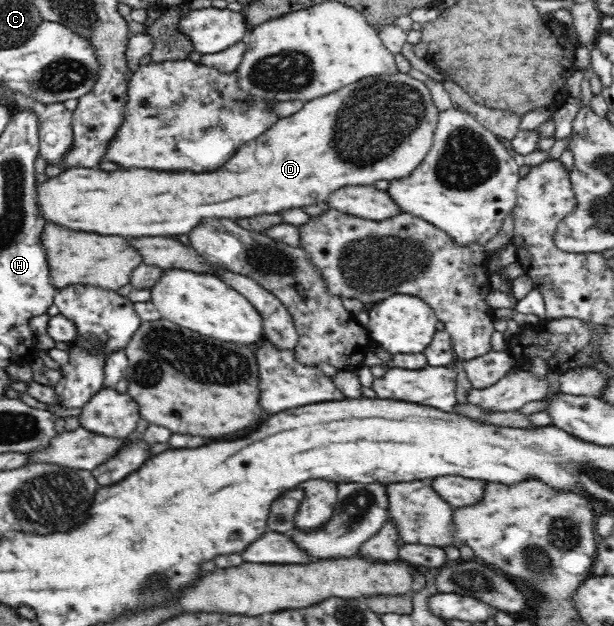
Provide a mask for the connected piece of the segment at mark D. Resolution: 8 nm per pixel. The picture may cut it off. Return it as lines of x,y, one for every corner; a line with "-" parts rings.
382,73
361,78
359,81
353,82
352,85
344,85
344,88
336,90
332,94
314,98
314,100
304,103
298,112
291,114
289,117
279,118
265,133
242,145
240,150
222,166
222,170
206,172
206,174
194,174
194,172
156,172
156,170
144,170
144,168
142,170
103,172
98,168
78,167
67,169
59,176
48,177
42,182
36,182
36,188
34,189
36,189
36,195
38,195
38,198
36,198
38,199
38,209
40,209
40,215
42,215
45,223
54,222
54,224
66,226
70,230
78,230
78,232
118,234
118,236
126,236
126,238
153,236
177,238
180,234
189,234
197,224
209,219
252,218
261,214
276,214
282,212
282,210
290,210
290,208
301,208
302,206
312,206
318,204
318,202
325,202
334,190
344,188
344,186
370,186
376,180
396,180
396,178
410,176
410,172
420,166
420,162
425,160
425,156
430,150
438,119
439,110
425,82
411,77
408,73

